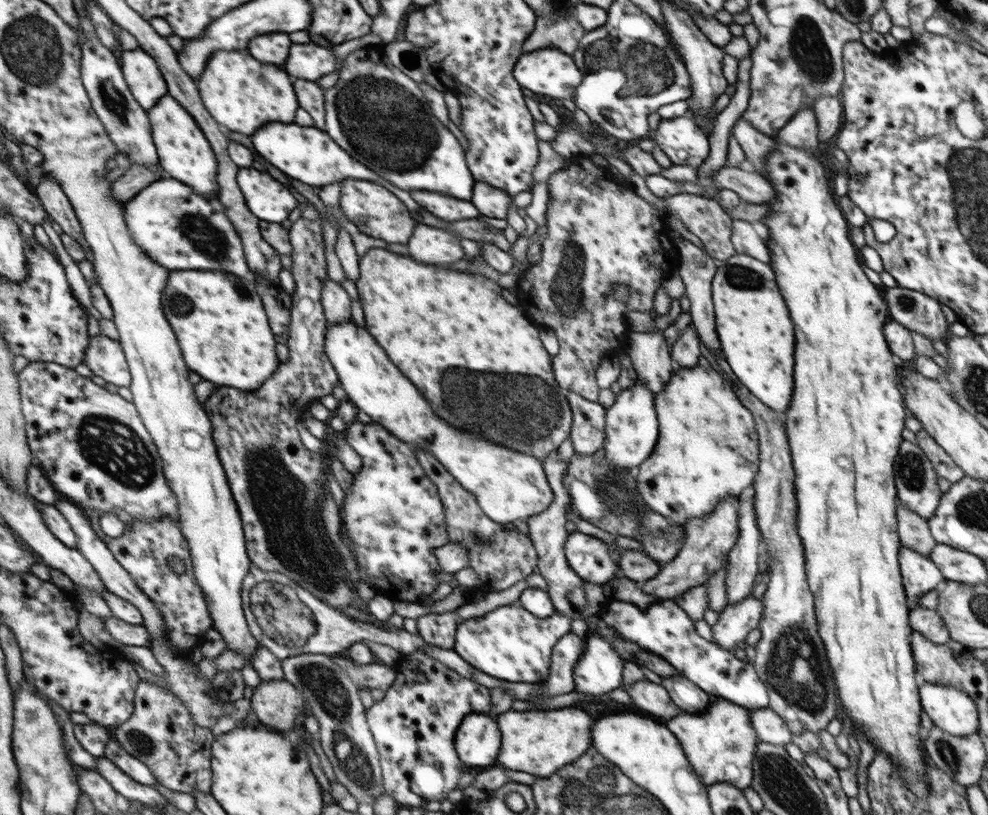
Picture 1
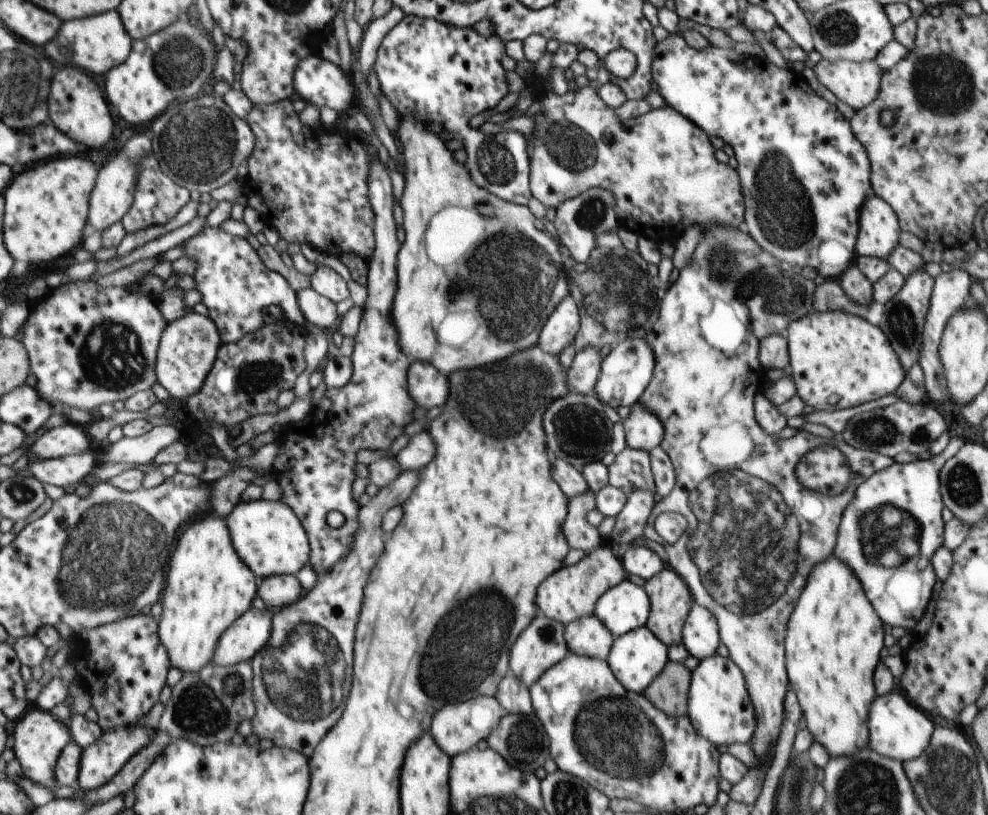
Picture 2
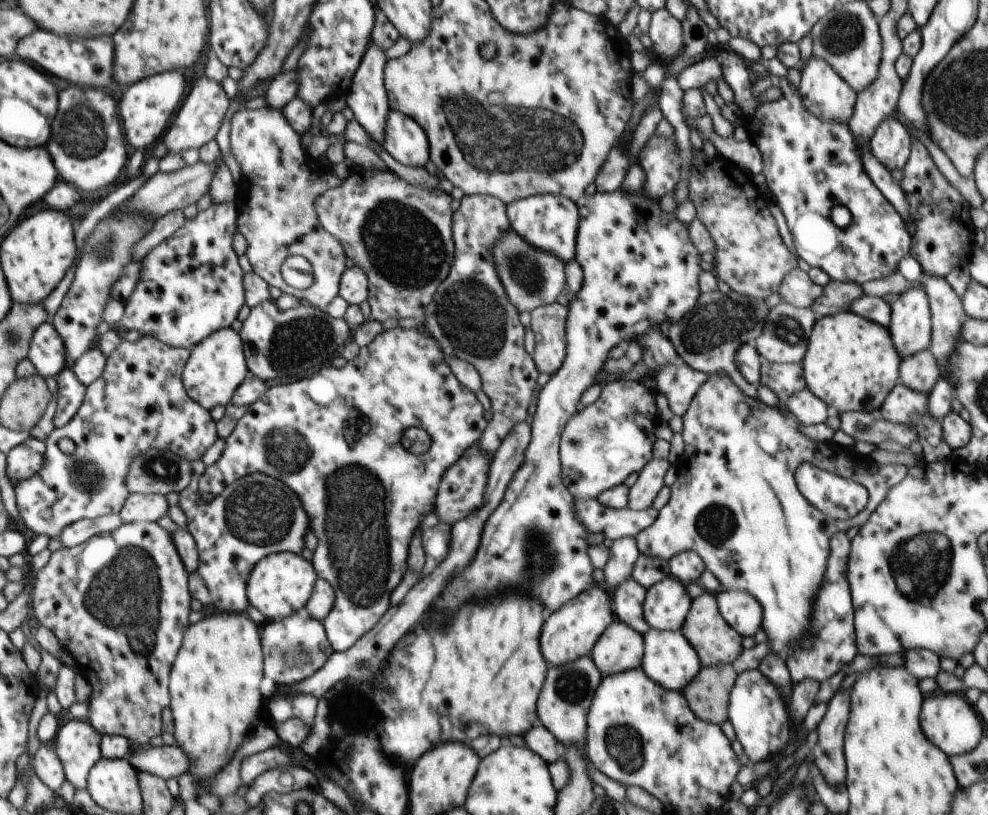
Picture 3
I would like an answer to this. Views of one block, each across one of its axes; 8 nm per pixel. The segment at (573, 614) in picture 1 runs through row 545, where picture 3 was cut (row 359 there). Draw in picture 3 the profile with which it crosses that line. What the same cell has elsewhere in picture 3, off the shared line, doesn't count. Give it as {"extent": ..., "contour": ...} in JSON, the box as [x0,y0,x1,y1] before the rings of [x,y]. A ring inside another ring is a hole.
{"extent":[531,303,569,375],"contour":[[[552,303],[531,311],[535,338],[534,364],[540,373],[553,375],[560,370],[567,354],[566,320],[569,308]]]}

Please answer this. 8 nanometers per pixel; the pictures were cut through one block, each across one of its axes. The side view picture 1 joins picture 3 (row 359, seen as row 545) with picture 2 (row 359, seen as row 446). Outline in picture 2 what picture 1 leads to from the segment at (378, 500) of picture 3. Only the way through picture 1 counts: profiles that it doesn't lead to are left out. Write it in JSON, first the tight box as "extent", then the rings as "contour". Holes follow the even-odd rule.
{"extent":[272,158,417,577],"contour":[[[378,158],[371,161],[367,178],[368,194],[375,216],[374,236],[375,251],[368,260],[369,271],[367,278],[368,291],[363,306],[363,315],[356,333],[353,354],[353,374],[350,381],[339,388],[328,387],[320,402],[309,410],[301,420],[282,426],[281,434],[277,435],[279,454],[273,461],[272,475],[282,488],[281,500],[297,514],[305,528],[311,553],[310,566],[318,577],[328,573],[338,561],[343,561],[351,553],[355,532],[359,527],[359,510],[361,505],[352,496],[352,483],[356,480],[356,454],[360,450],[390,449],[392,443],[404,432],[404,427],[414,421],[414,410],[417,404],[410,396],[407,387],[407,374],[412,360],[400,348],[399,332],[393,323],[391,312],[397,291],[397,254],[401,244],[396,239],[396,224],[392,215],[395,199],[392,195],[392,183],[387,174],[388,169]],[[338,510],[344,515],[345,522],[335,529],[326,523],[328,512]]]}

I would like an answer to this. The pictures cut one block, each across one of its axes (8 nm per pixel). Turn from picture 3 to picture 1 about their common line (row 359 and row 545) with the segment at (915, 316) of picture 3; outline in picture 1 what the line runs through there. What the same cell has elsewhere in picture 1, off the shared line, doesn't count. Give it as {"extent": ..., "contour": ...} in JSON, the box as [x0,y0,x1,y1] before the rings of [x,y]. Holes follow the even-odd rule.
{"extent":[898,545,945,608],"contour":[[[901,545],[898,558],[907,600],[914,608],[920,595],[934,590],[945,578],[928,555]]]}

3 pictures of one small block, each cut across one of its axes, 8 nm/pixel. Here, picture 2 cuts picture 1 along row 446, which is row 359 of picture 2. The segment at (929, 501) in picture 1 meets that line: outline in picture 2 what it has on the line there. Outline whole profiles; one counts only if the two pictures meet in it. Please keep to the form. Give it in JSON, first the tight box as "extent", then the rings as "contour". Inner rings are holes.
{"extent":[878,268,935,378],"contour":[[[924,268],[906,277],[902,290],[885,304],[885,310],[878,325],[880,330],[888,337],[908,378],[910,378],[908,370],[914,364],[919,364],[920,353],[923,347],[925,318],[931,303],[934,285],[935,278],[928,275]]]}

